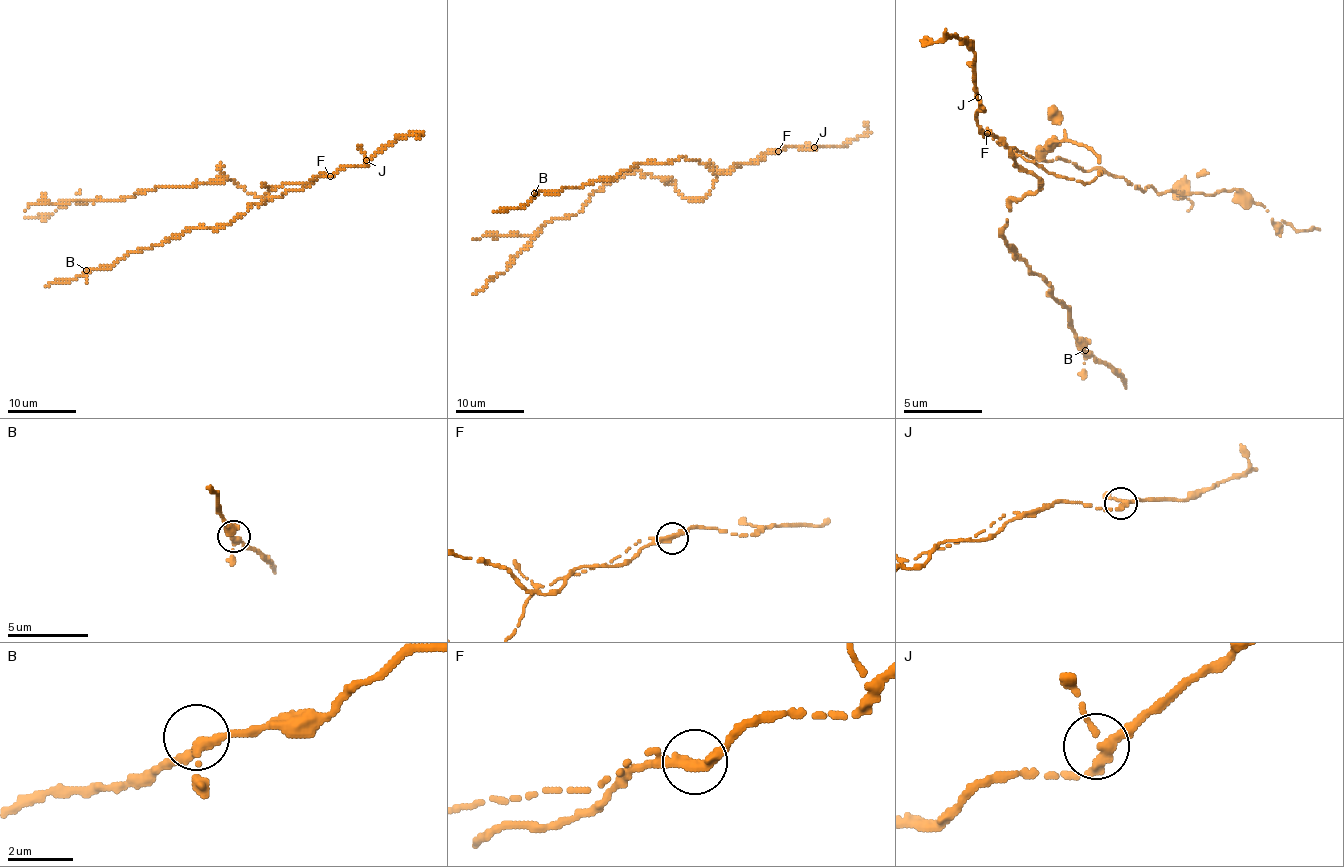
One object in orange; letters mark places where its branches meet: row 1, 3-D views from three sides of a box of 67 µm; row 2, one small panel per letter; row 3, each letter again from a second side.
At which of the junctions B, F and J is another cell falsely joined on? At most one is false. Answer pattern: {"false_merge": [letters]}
{"false_merge": ["F"]}

